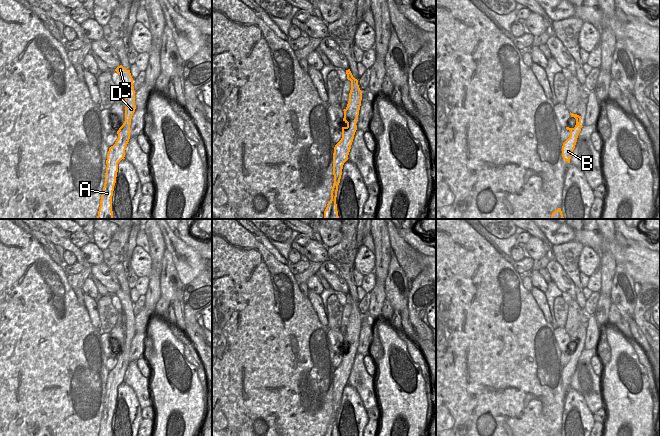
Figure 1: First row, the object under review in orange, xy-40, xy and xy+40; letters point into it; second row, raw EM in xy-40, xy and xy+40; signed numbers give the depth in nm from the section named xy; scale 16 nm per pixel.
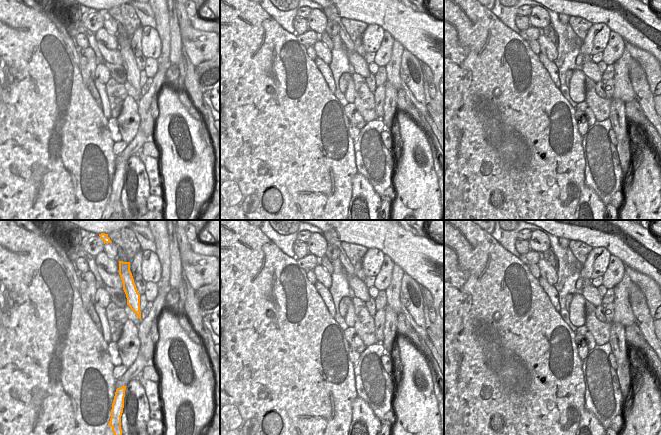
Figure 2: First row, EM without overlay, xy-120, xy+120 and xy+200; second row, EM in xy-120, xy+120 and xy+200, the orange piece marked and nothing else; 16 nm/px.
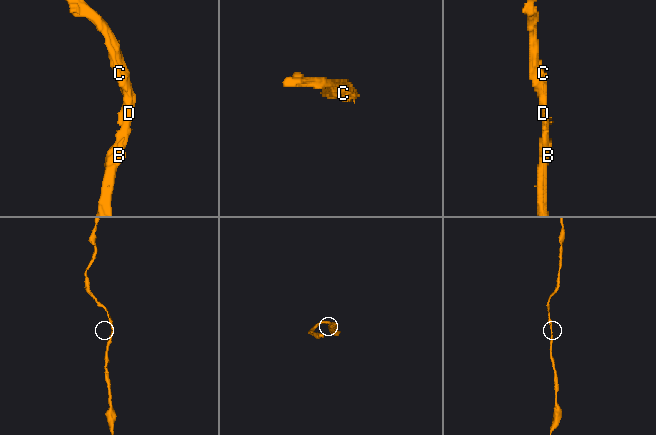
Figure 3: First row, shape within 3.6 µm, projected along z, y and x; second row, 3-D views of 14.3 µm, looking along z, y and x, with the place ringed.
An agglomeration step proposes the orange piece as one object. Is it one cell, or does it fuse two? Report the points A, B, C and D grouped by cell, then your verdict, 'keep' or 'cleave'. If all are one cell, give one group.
groups A B C D; keep

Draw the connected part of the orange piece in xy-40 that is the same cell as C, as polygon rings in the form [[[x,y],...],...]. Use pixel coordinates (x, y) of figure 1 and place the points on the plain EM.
[[[122,289],[118,290],[115,295],[120,299],[122,312],[125,316],[125,345],[117,355],[118,362],[113,370],[109,372],[106,384],[106,397],[103,416],[100,424],[98,436],[113,436],[112,435],[112,420],[116,401],[118,396],[118,387],[125,383],[125,374],[130,363],[131,343],[135,336],[135,314],[133,302],[130,294],[126,294]]]

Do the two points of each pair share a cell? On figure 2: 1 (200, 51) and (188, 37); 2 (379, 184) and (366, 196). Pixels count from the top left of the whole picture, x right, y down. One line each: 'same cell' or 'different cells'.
1: same cell
2: different cells

